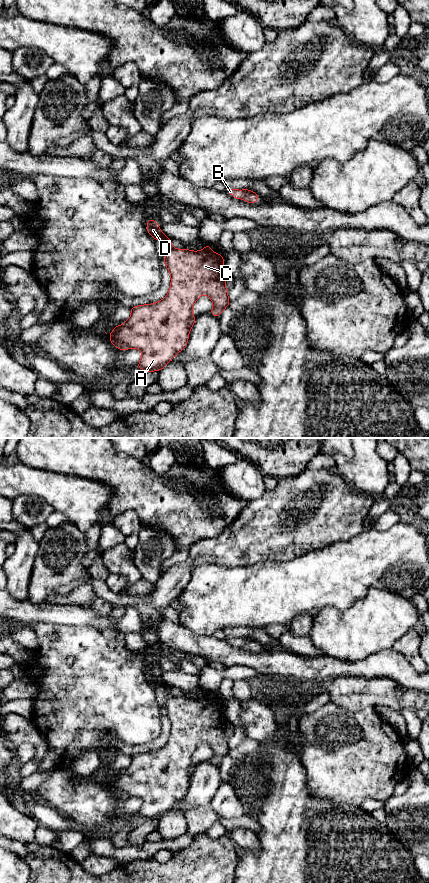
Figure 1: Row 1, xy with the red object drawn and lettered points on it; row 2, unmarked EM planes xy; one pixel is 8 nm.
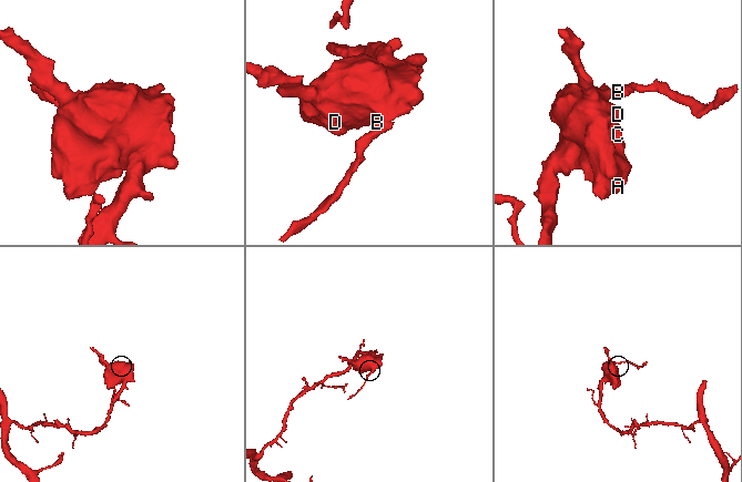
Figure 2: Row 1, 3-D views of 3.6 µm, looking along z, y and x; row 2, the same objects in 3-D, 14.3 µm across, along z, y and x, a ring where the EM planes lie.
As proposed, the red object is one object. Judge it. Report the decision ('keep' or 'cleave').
cleave

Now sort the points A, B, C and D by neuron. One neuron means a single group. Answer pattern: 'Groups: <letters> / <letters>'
Groups: A C D / B

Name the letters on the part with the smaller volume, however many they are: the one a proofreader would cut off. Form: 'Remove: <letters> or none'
Remove: B

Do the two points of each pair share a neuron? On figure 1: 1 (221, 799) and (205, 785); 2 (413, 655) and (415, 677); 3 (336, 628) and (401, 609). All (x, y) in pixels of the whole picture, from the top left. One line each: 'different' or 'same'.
1: different
2: different
3: same

